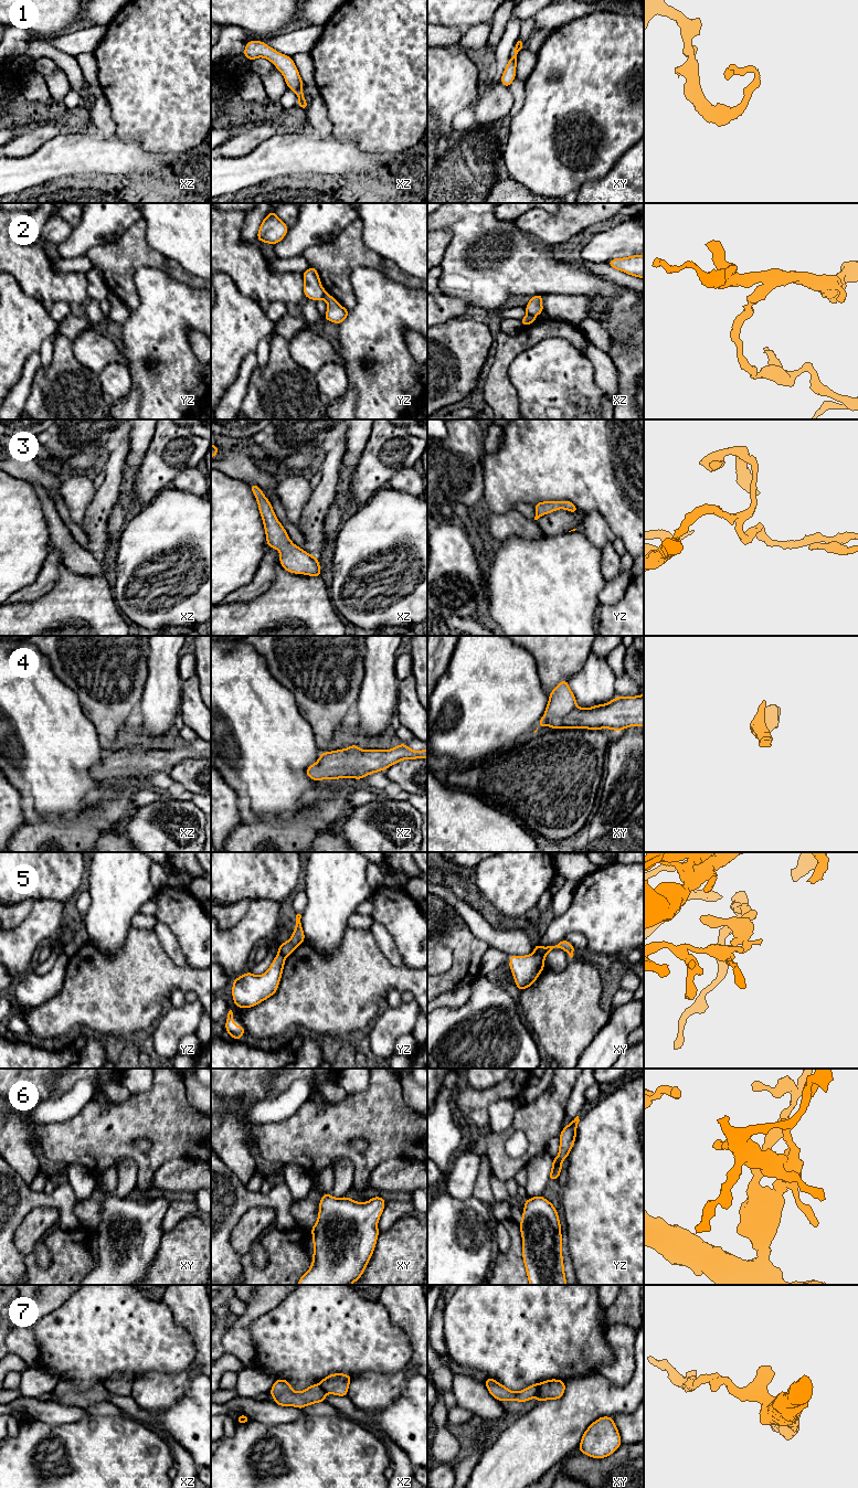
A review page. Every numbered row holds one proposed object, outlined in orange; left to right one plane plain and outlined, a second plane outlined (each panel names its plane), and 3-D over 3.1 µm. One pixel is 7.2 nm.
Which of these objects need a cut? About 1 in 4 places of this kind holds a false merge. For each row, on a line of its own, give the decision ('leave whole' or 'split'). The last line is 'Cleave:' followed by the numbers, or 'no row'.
1: leave whole
2: split
3: leave whole
4: leave whole
5: split
6: leave whole
7: split
Cleave: 2, 5, 7

